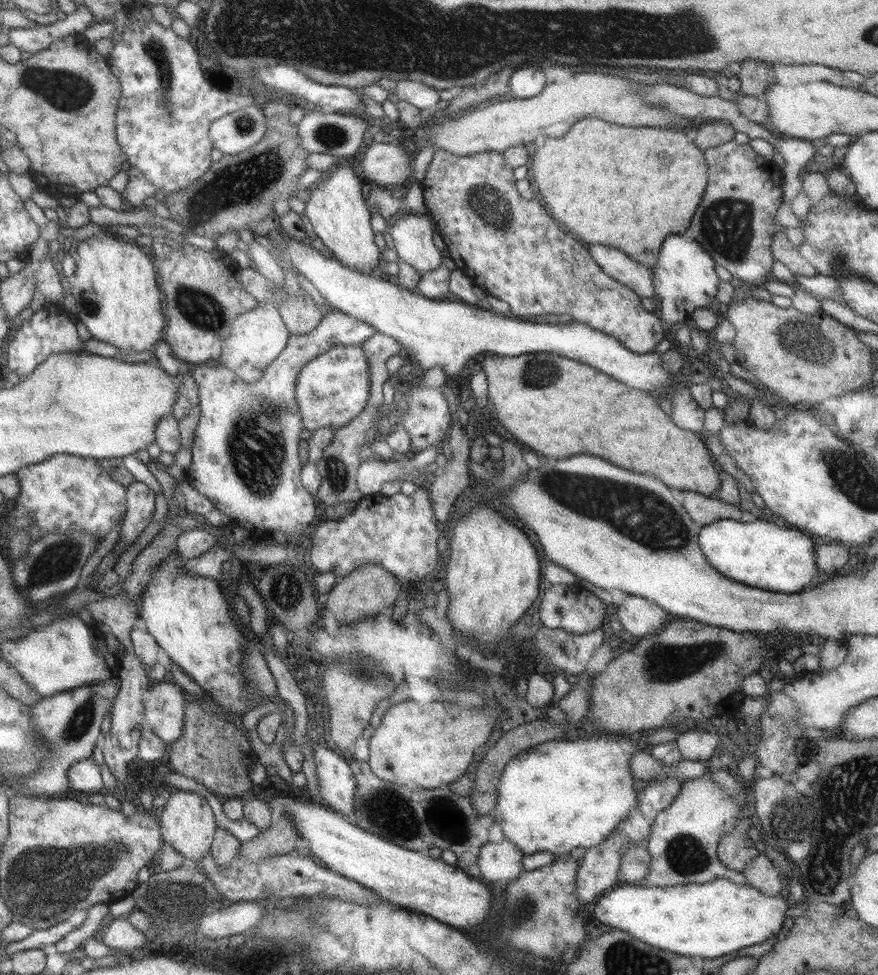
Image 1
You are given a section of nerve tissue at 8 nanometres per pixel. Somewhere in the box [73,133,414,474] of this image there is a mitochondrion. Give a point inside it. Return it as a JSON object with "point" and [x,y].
{"point":[246,182]}

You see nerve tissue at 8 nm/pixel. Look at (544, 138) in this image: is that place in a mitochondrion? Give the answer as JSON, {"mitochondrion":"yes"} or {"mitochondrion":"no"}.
{"mitochondrion":"no"}

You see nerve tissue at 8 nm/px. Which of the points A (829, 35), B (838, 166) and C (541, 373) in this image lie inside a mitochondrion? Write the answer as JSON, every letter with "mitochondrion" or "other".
{"A":"other","B":"other","C":"mitochondrion"}

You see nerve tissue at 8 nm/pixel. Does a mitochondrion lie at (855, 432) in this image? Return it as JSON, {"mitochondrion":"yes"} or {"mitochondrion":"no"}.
{"mitochondrion":"yes"}

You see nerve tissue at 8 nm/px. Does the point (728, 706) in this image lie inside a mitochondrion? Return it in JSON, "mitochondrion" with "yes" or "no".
{"mitochondrion":"no"}

